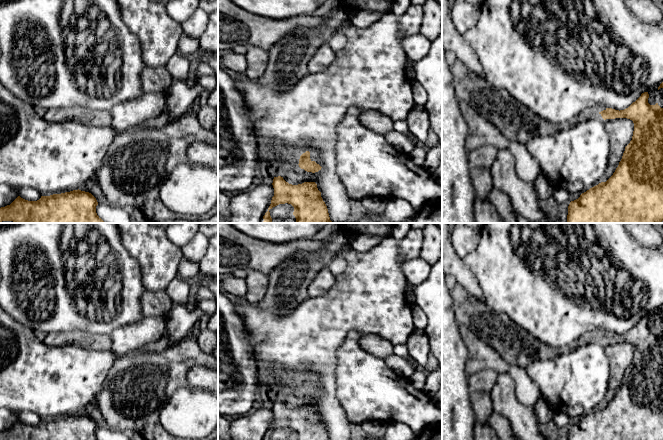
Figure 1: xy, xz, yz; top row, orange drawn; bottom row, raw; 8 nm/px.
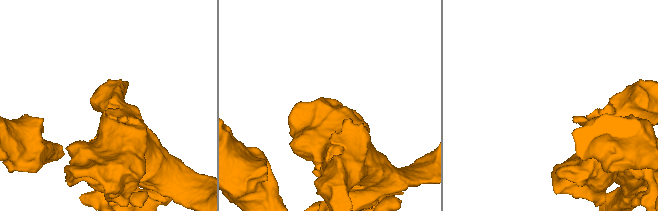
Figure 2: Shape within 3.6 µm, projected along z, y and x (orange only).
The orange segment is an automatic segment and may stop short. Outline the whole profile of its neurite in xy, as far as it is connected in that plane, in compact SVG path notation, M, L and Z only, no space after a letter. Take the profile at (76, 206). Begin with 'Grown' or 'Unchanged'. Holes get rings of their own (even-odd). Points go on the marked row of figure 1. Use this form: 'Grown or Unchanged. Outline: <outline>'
Unchanged. Outline: M73 190L61 194L41 196L37 201L28 201L18 196L10 205L0 208L0 222L13 221L14 223L105 223L96 213L98 202L89 192Z

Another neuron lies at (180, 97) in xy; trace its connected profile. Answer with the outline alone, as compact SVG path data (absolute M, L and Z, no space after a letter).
M174 79L166 91L166 106L164 111L157 117L147 120L138 125L140 128L160 129L187 113L196 103L201 91L198 83L189 85L186 79Z

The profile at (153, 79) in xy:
M145 67L141 74L141 87L145 93L166 92L173 78L163 67Z

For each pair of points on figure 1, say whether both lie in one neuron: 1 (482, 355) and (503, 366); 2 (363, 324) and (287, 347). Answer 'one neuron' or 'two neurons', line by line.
1: one neuron
2: one neuron

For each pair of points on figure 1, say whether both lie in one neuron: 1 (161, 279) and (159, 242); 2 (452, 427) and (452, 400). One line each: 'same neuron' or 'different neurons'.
1: same neuron
2: same neuron

